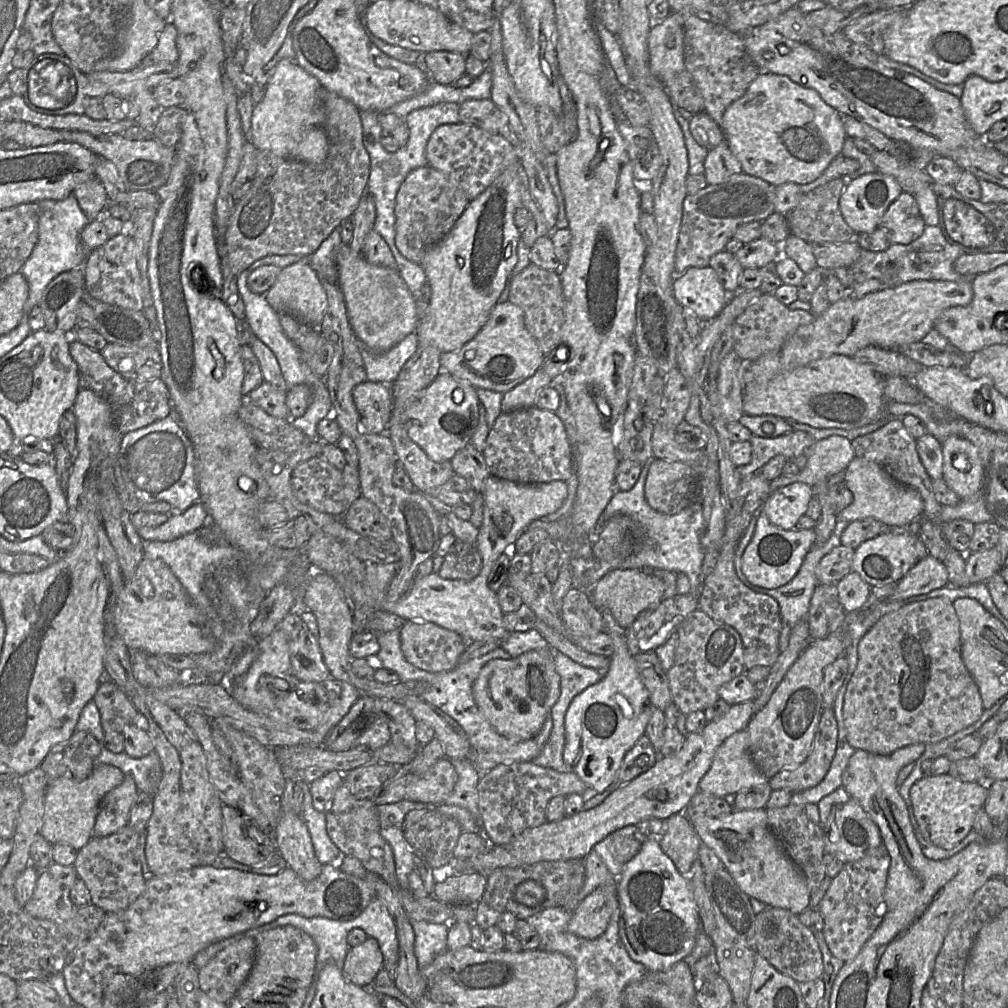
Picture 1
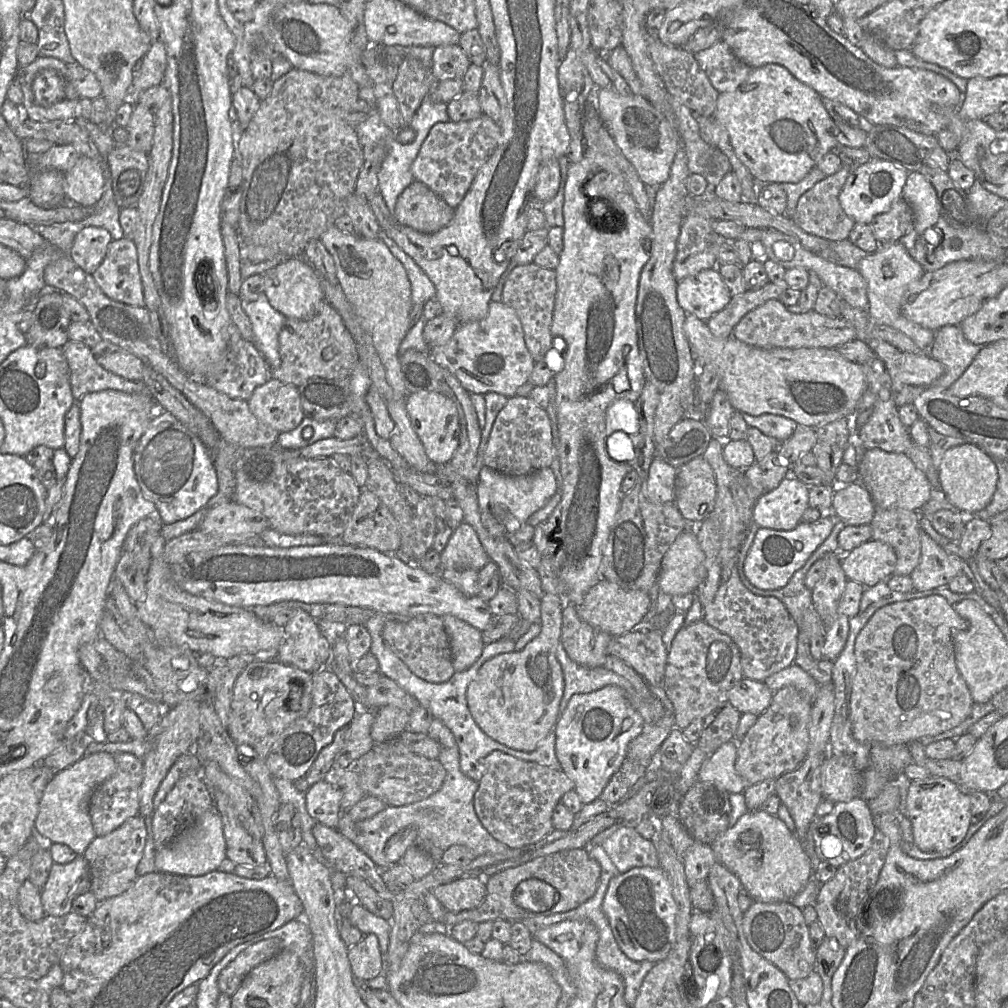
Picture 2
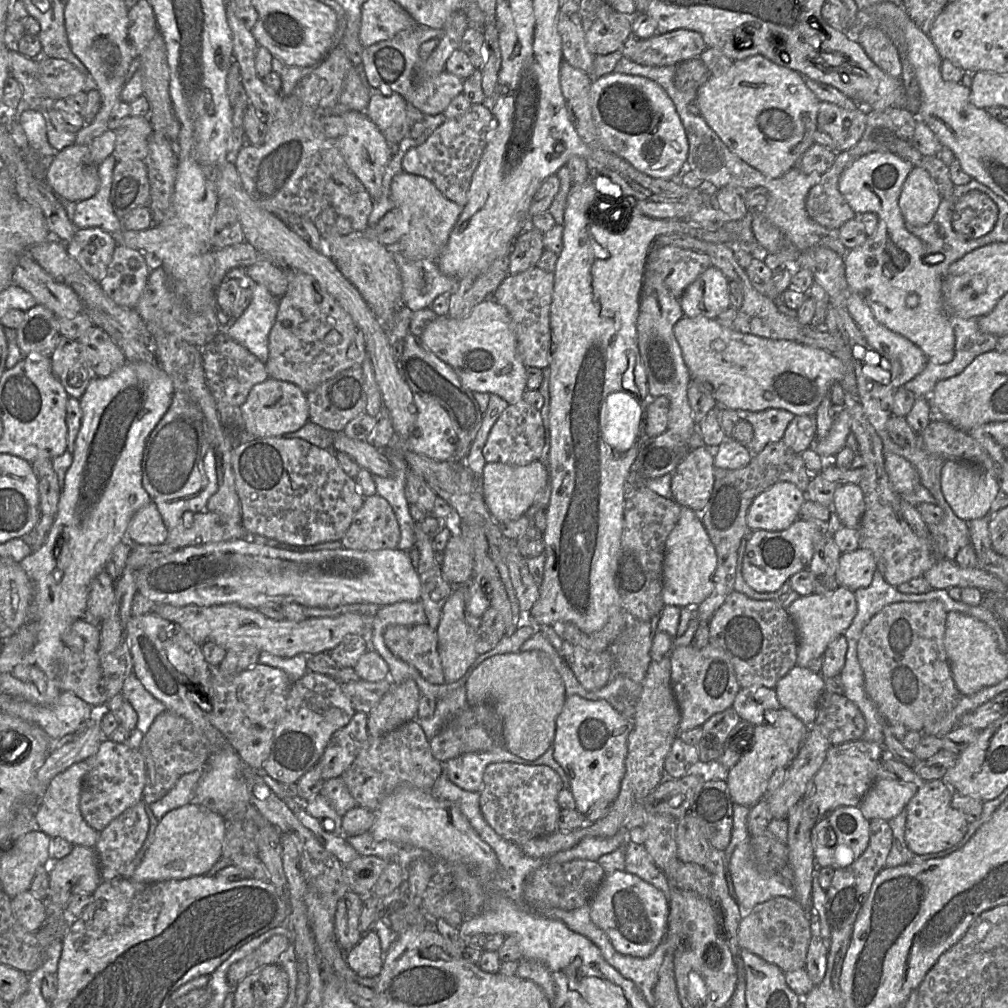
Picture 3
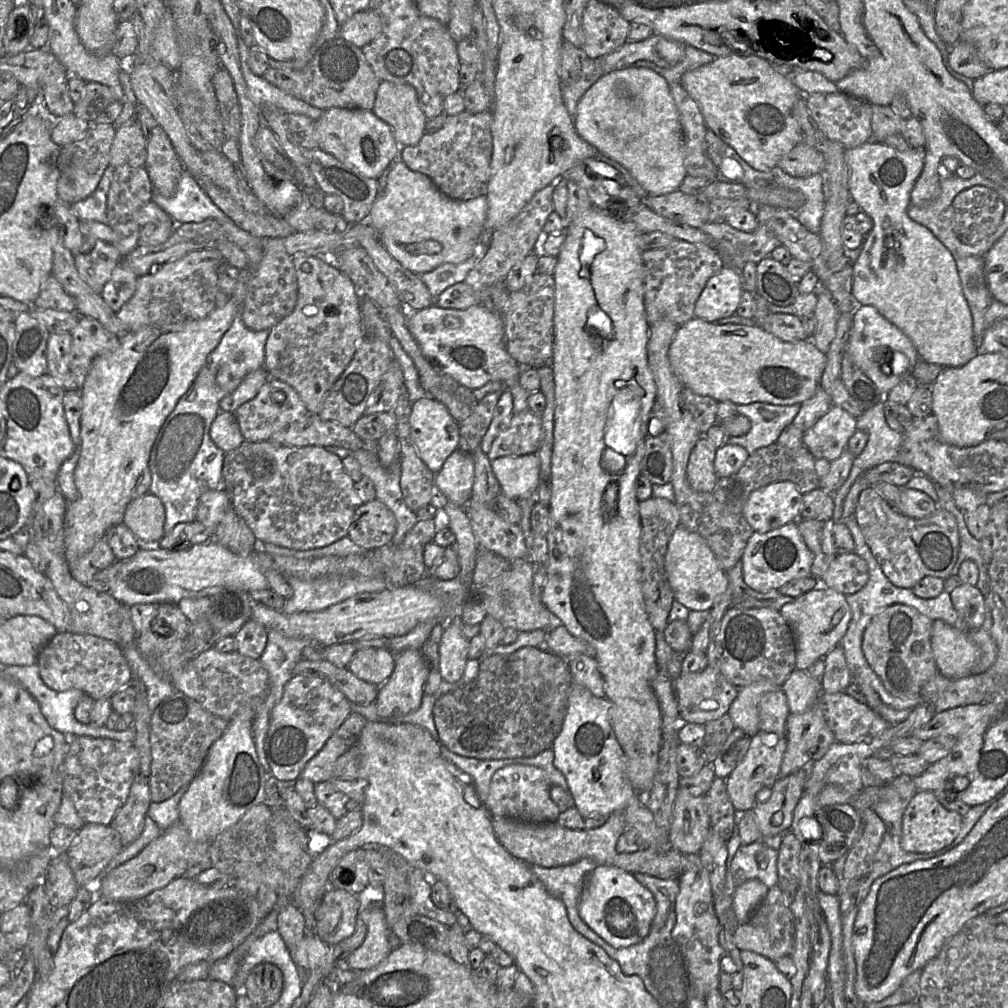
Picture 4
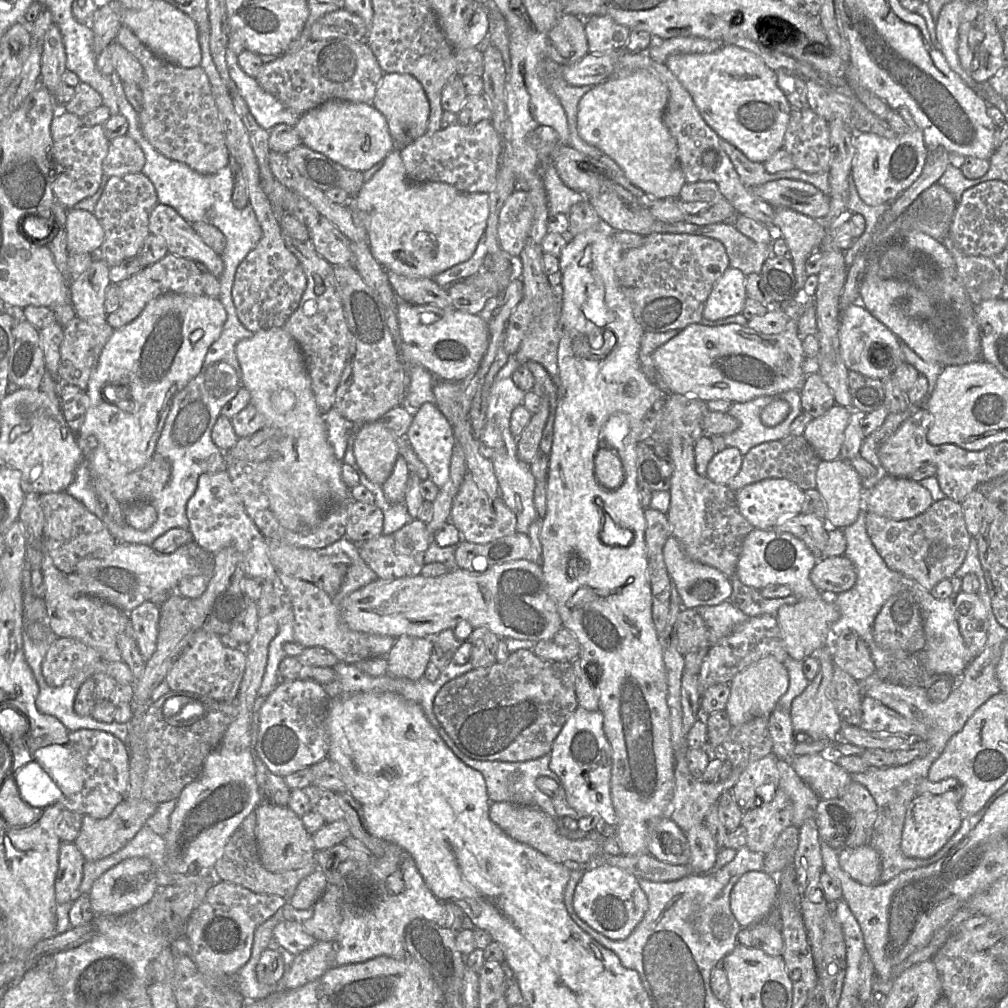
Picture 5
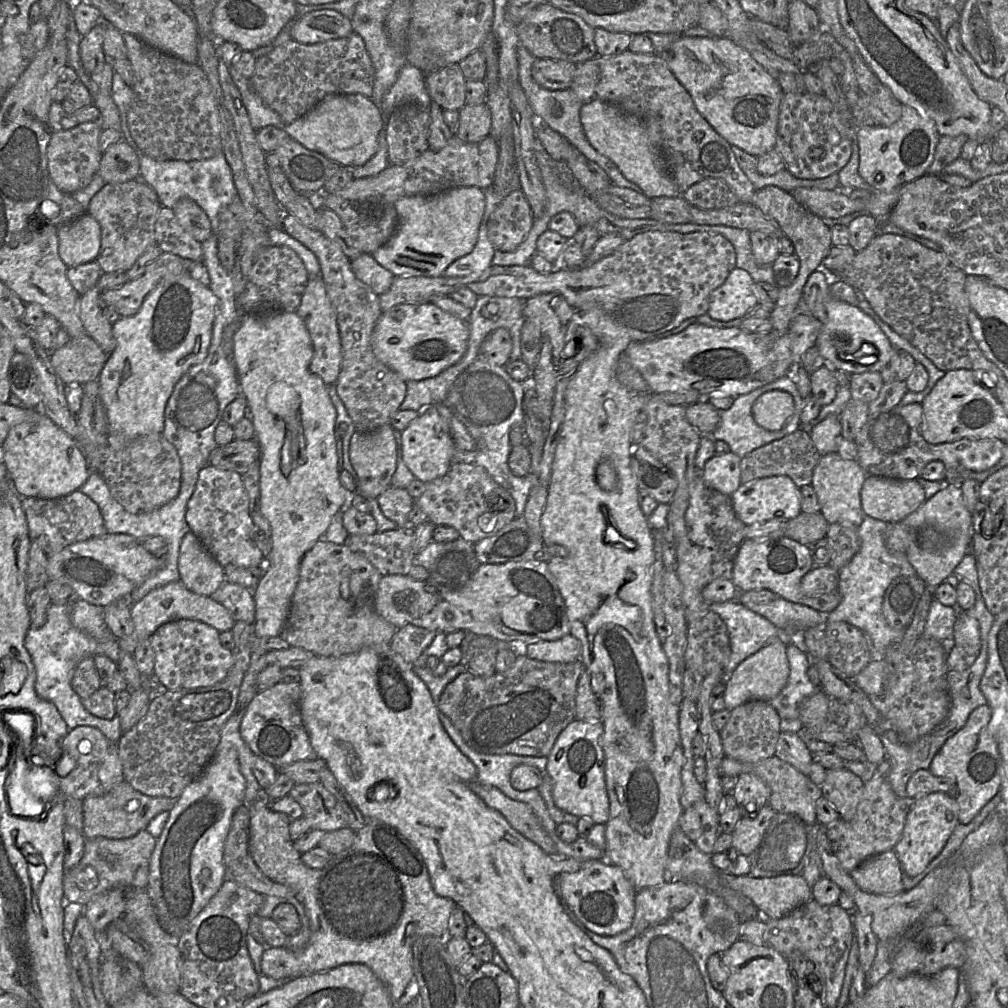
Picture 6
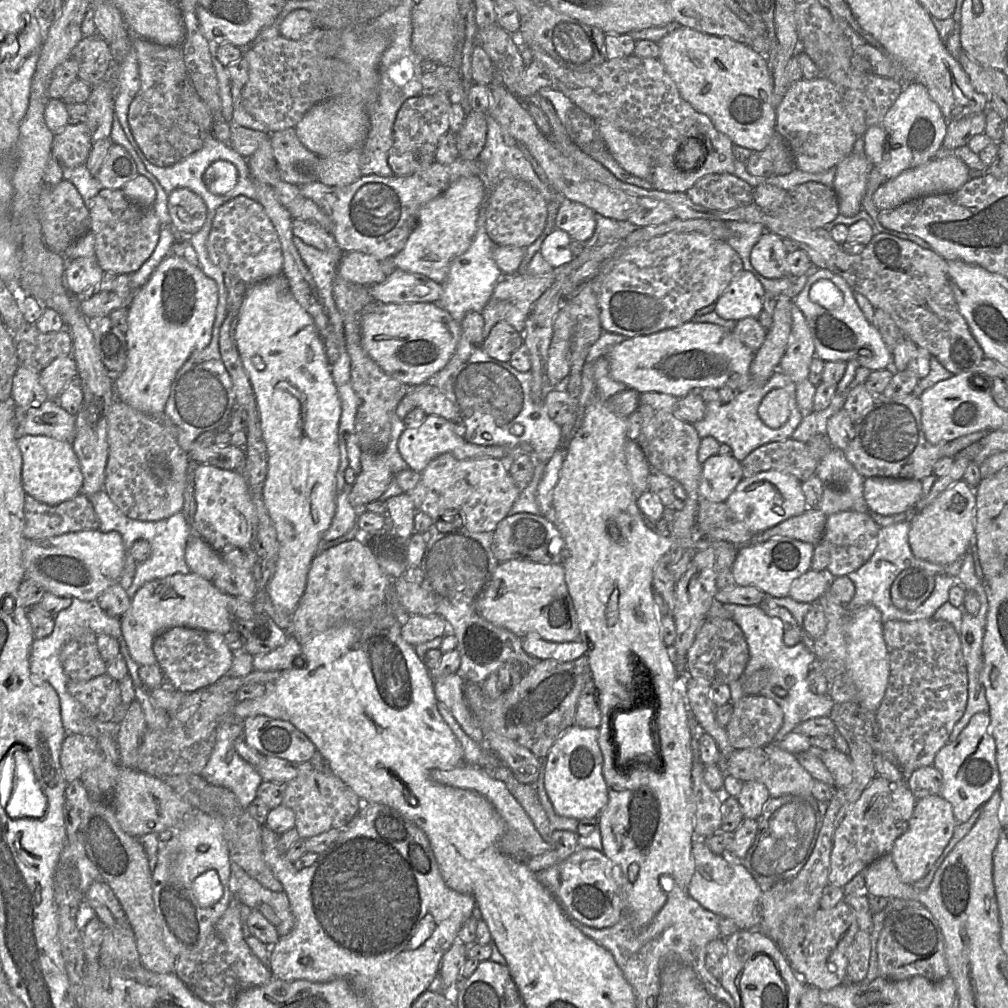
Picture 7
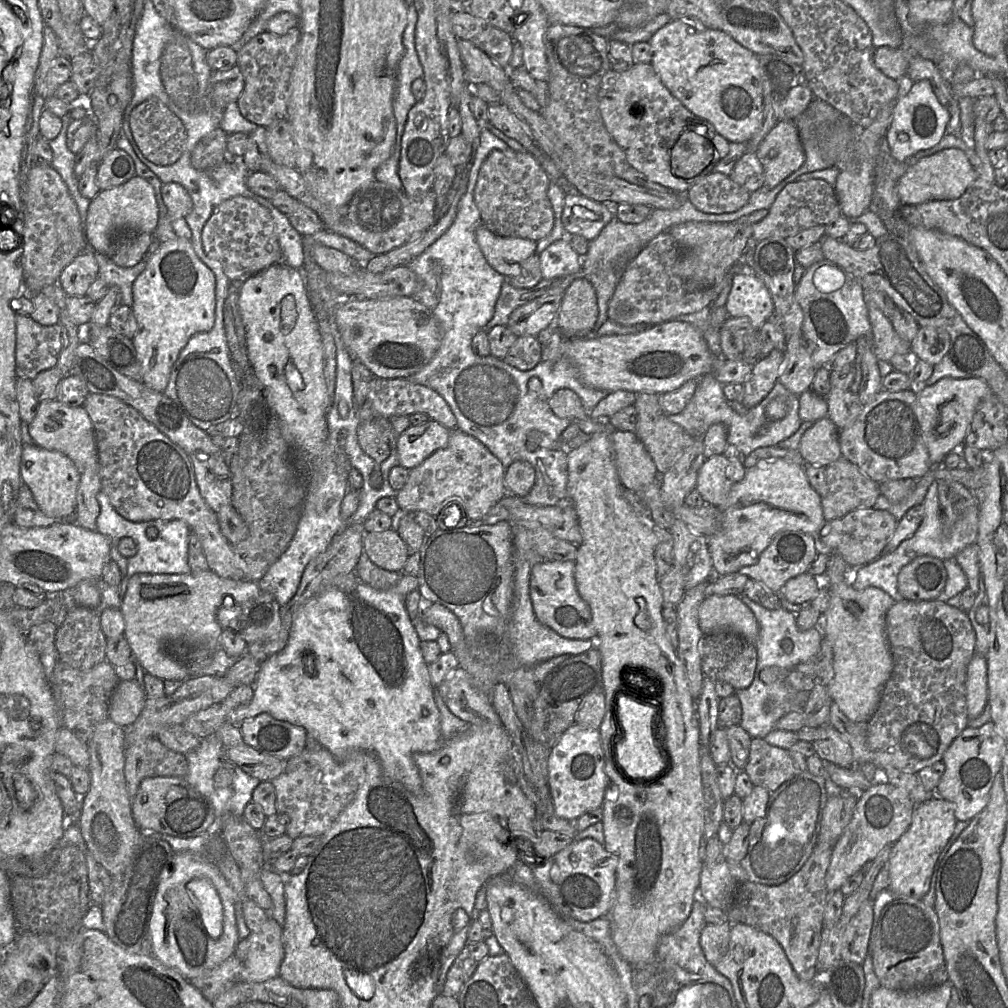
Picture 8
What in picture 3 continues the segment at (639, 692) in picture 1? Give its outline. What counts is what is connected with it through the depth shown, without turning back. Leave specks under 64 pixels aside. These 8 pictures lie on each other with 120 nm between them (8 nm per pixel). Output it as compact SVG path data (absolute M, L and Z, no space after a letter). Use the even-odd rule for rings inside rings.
M576 694L566 697L556 720L553 757L567 775L581 814L586 815L599 801L614 802L617 798L625 775L628 736L633 729L633 722L606 700L588 700Z

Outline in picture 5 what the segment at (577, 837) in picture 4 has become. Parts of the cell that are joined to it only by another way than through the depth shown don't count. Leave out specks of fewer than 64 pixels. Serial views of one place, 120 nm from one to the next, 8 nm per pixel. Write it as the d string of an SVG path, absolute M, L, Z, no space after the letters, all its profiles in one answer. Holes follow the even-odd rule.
M510 801L491 802L489 816L510 838L531 846L554 862L589 864L602 855L600 842L591 838L572 840L563 836L556 821L536 806L519 805Z

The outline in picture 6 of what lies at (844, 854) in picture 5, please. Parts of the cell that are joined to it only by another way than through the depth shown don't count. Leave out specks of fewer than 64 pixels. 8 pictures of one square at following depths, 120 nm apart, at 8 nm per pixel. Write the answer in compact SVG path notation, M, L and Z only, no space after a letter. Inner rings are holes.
M894 849L866 859L850 872L861 890L886 895L895 895L905 890L902 874Z

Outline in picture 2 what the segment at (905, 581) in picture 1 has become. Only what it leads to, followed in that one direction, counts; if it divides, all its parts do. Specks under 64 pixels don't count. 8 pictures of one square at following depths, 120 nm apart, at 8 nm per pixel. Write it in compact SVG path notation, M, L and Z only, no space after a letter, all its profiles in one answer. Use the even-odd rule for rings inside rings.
M922 531L920 544L920 561L910 574L914 590L925 591L947 586L953 577L962 573L958 561L949 558L944 549Z

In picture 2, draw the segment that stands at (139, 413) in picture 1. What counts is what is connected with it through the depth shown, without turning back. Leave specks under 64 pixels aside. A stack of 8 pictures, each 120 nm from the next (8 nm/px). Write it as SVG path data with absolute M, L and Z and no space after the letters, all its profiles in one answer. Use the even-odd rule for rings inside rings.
M69 340L61 349L69 366L70 385L75 402L87 393L107 389L149 394L142 380L127 380L104 369L97 363L87 345Z

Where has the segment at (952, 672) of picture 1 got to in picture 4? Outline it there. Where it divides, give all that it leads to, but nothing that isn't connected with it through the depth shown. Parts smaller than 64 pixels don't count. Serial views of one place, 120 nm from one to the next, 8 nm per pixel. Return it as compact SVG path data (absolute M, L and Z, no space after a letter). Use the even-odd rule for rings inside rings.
M894 604L875 615L866 628L863 654L892 696L902 700L917 698L923 686L938 673L931 647L933 622L914 607Z

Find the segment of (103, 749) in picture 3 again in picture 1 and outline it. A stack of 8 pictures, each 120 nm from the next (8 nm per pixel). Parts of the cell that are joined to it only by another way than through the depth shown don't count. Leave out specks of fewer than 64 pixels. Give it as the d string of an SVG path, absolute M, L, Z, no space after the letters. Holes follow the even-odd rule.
M130 776L104 796L100 802L93 829L93 838L105 838L128 825L130 811L137 799L138 789Z

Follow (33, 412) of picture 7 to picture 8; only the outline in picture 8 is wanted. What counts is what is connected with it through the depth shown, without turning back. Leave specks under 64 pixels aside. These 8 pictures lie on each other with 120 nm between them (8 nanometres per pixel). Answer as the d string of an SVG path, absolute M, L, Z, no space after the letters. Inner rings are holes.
M57 400L40 402L34 419L28 424L28 430L34 444L63 453L73 461L80 473L90 464L98 462L93 424L83 406L69 407Z

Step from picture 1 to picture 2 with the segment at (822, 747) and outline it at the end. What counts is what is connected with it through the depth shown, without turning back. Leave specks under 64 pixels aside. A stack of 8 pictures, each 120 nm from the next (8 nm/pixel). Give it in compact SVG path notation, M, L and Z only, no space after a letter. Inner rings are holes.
M827 754L807 755L802 764L775 780L775 793L785 805L794 821L794 834L800 841L806 837L812 822L817 817L816 809L822 801L821 769Z

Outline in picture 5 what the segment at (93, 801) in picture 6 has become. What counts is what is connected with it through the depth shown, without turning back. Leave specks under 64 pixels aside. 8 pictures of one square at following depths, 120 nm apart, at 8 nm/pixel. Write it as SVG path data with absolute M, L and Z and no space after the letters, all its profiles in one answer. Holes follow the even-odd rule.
M144 798L137 800L124 799L106 818L96 819L84 815L82 816L79 836L74 843L82 853L85 861L97 861L105 858L125 846L146 824L146 820L155 813L157 806L158 804Z

